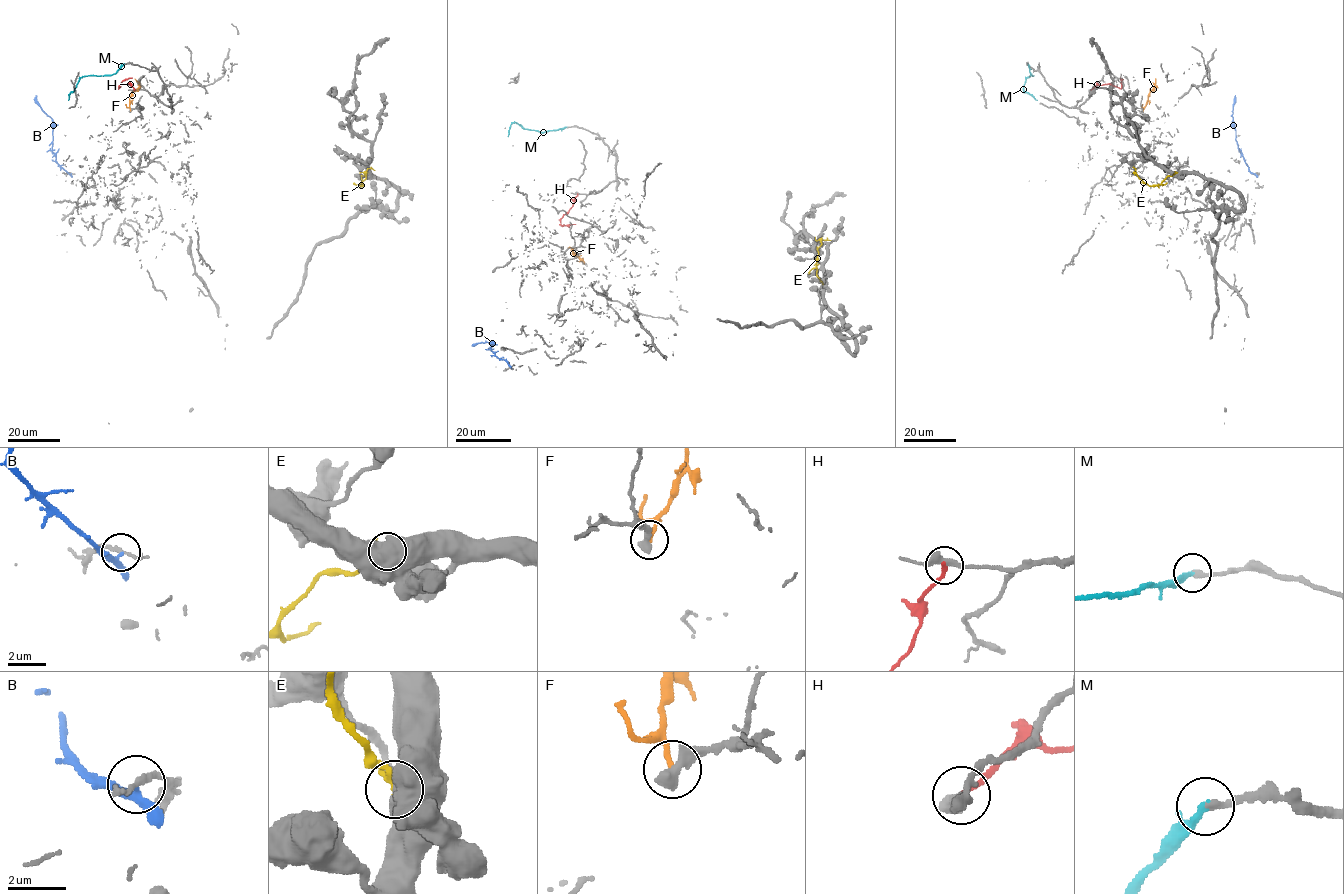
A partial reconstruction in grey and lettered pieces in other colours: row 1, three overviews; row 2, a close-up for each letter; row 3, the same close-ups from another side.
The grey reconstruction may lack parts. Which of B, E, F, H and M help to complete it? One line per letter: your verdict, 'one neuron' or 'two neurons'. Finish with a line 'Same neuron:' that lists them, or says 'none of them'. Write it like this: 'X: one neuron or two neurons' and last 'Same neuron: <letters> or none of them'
B: two neurons
E: two neurons
F: two neurons
H: two neurons
M: one neuron
Same neuron: M

